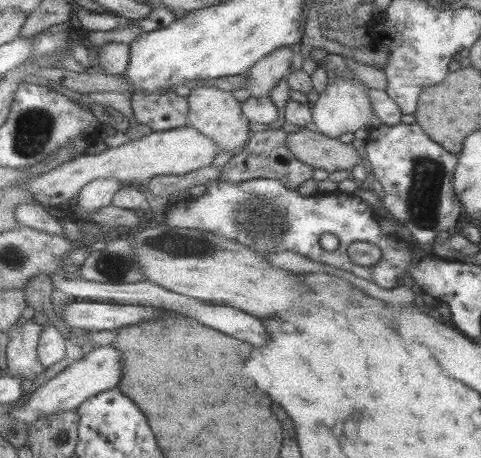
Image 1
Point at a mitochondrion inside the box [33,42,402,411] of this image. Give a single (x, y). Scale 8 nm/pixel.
(262, 217)

